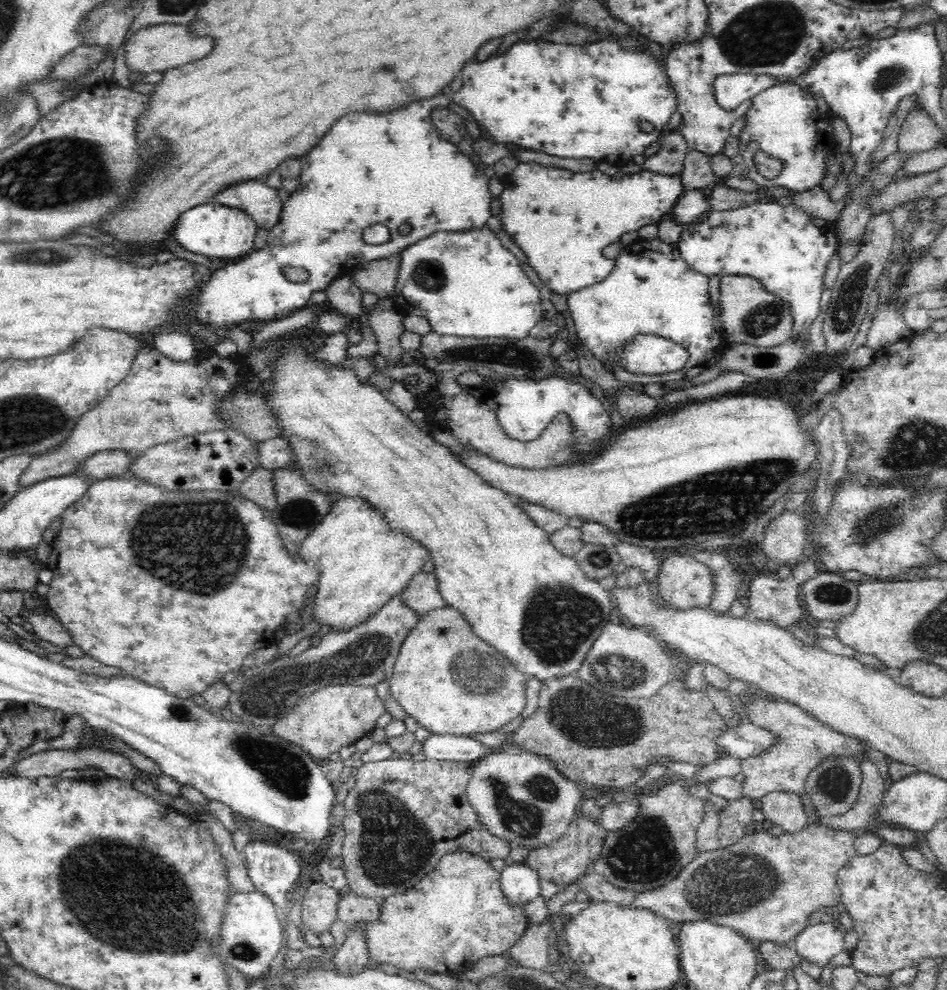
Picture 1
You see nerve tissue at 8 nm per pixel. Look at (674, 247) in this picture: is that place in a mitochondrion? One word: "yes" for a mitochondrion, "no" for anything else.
no

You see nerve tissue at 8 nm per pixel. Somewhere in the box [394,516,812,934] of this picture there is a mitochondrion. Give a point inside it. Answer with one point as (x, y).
(732, 883)

